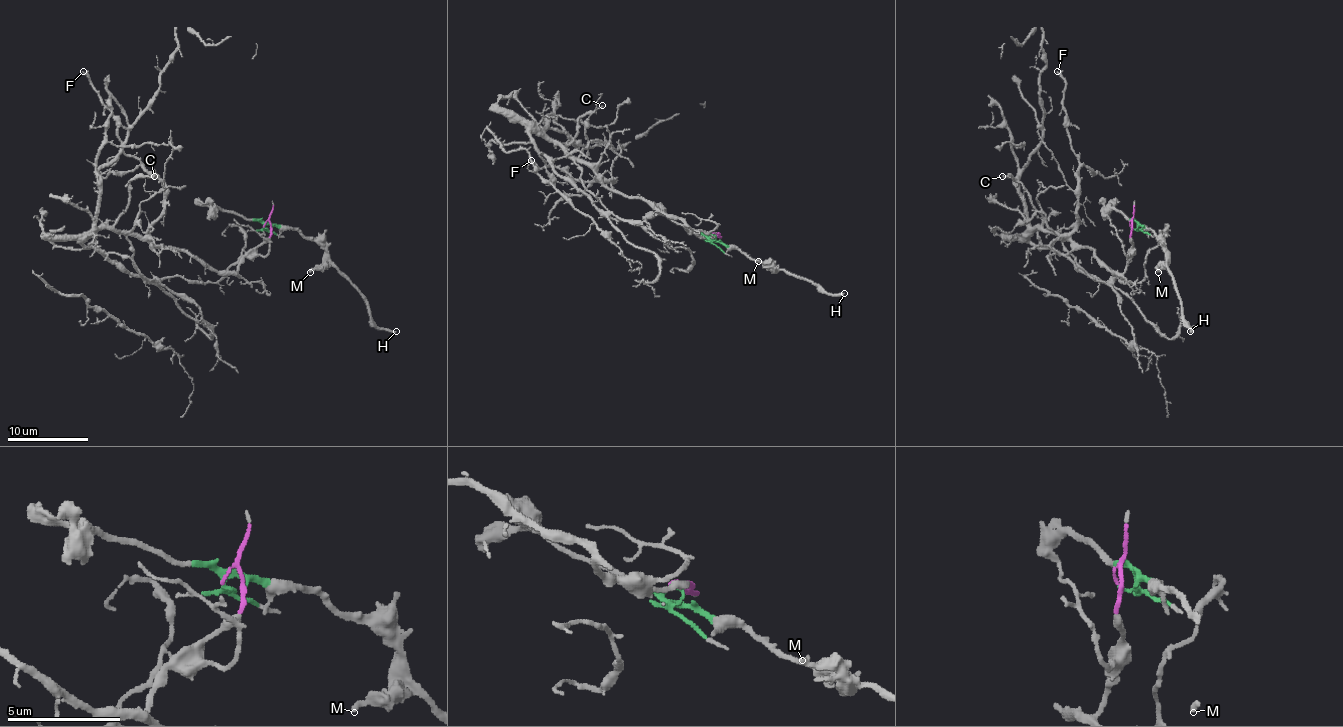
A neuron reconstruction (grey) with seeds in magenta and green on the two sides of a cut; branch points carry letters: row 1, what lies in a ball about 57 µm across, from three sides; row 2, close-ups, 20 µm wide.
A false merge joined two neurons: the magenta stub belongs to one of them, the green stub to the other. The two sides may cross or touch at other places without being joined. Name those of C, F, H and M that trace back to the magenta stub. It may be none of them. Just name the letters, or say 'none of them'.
C, F

